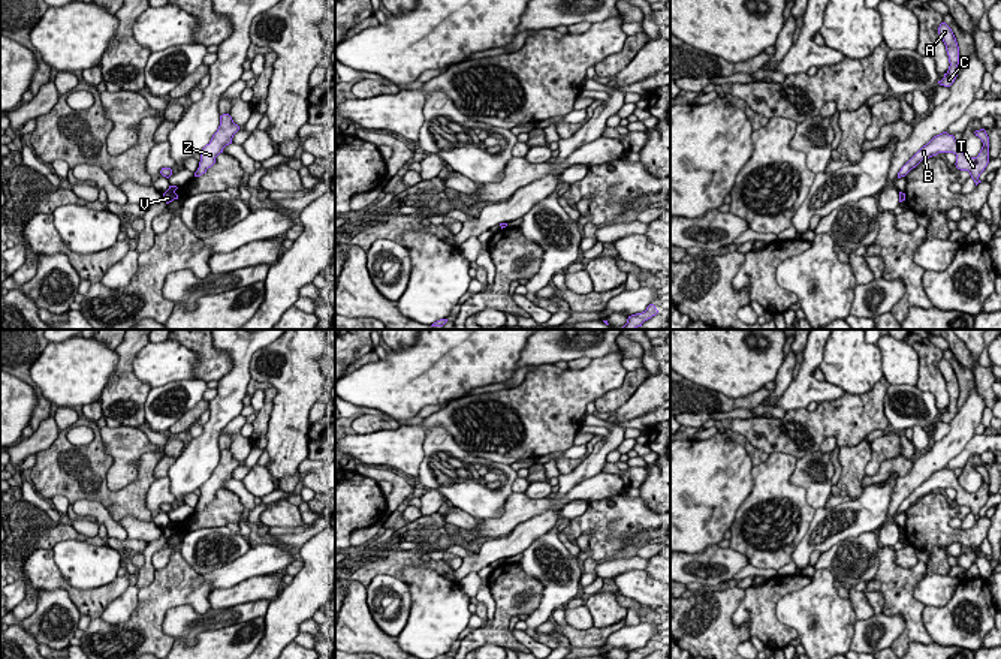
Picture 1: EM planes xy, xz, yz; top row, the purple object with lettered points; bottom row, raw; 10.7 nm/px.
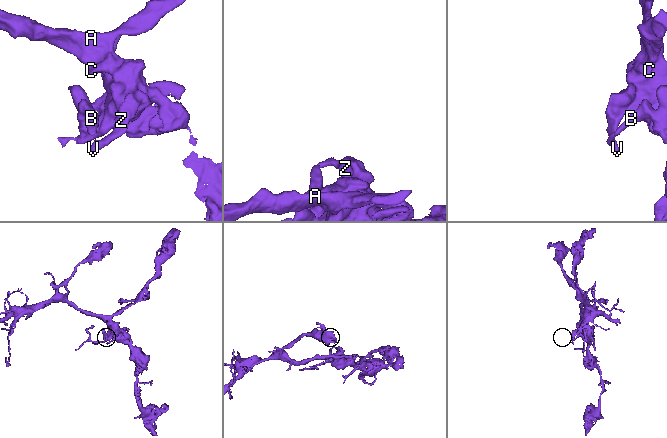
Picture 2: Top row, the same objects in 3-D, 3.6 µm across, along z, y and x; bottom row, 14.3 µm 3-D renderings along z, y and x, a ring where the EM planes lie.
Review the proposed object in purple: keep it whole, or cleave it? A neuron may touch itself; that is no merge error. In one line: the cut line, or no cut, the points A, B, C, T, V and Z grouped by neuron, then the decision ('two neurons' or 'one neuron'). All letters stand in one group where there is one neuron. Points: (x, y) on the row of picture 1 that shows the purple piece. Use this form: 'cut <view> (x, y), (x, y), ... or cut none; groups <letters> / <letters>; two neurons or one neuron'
cut none; groups A B C T V Z; one neuron

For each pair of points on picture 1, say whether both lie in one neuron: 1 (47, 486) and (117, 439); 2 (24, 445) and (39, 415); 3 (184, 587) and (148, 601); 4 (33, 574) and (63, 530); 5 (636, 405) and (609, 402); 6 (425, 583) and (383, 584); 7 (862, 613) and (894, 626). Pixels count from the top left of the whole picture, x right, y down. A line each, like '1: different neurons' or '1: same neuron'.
1: different neurons
2: different neurons
3: same neuron
4: different neurons
5: different neurons
6: different neurons
7: different neurons

